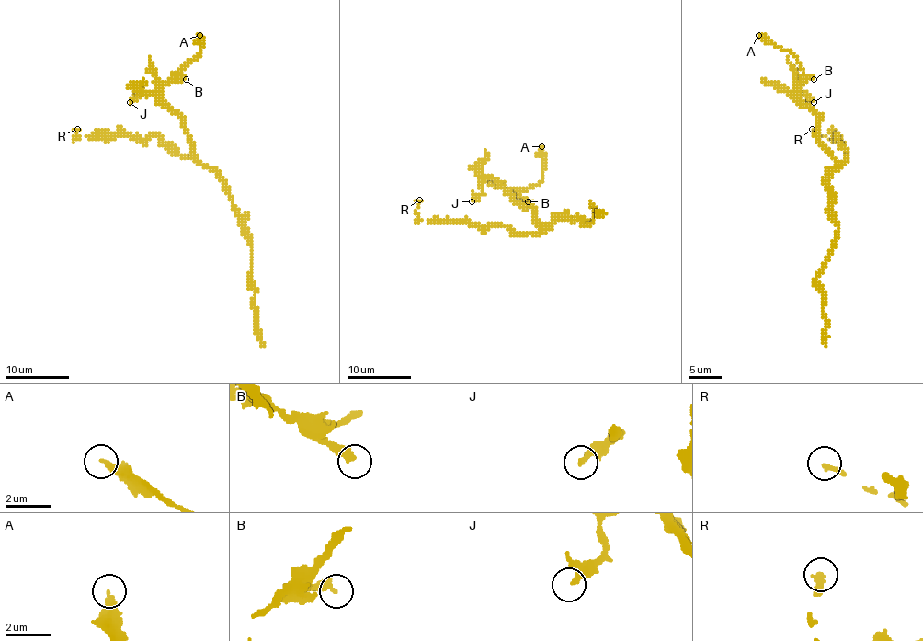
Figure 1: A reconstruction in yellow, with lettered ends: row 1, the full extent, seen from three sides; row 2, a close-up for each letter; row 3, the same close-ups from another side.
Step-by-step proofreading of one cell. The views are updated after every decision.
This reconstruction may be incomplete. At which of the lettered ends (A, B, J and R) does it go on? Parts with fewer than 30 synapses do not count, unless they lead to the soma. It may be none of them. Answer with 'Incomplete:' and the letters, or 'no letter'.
Incomplete: no letter

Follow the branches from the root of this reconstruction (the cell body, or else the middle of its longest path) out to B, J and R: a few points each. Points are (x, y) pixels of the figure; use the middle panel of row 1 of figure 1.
B: (552, 223), (541, 225), (535, 219), (534, 210), (521, 205), (504, 186), (528, 201)
J: (552, 223), (541, 225), (530, 206), (517, 201), (493, 177), (481, 184), (481, 192), (472, 201)
R: (552, 223), (539, 234), (517, 235), (499, 223), (478, 227), (467, 223), (422, 221), (416, 211), (419, 200)

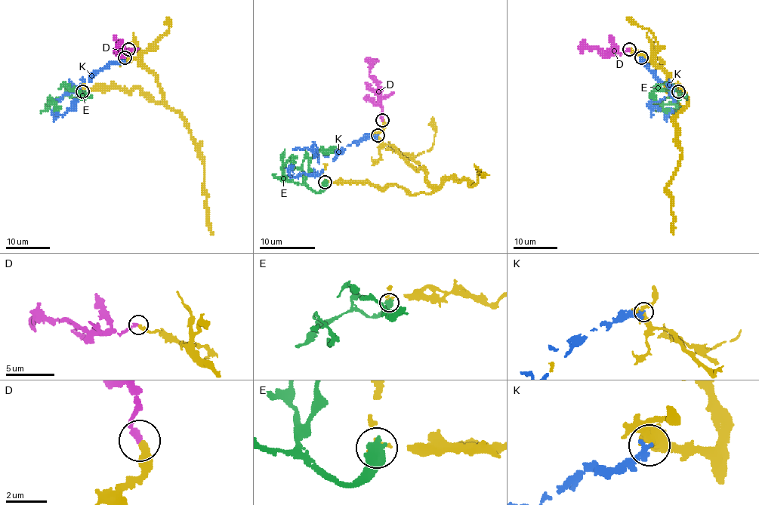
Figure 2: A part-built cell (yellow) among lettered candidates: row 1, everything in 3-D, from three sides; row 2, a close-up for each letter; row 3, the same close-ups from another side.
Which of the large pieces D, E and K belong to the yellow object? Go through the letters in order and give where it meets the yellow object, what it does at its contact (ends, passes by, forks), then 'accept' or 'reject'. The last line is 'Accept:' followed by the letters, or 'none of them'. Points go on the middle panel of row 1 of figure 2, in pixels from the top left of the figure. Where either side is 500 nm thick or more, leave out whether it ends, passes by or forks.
D: meets yellow at (382, 120); it ends there; accept
E: meets yellow at (325, 182); reject
K: meets yellow at (377, 135); it ends there; reject
Accept: D

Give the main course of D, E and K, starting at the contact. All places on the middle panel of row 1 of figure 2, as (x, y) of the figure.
D: (383, 119), (380, 87), (368, 74), (368, 66), (374, 60), (378, 61)
E: (325, 182), (317, 192), (312, 192), (303, 185), (287, 179), (283, 173), (290, 158), (292, 164), (290, 169)
K: (377, 135), (348, 144), (345, 150), (319, 173), (315, 173), (319, 162), (317, 149), (315, 146), (292, 149)

